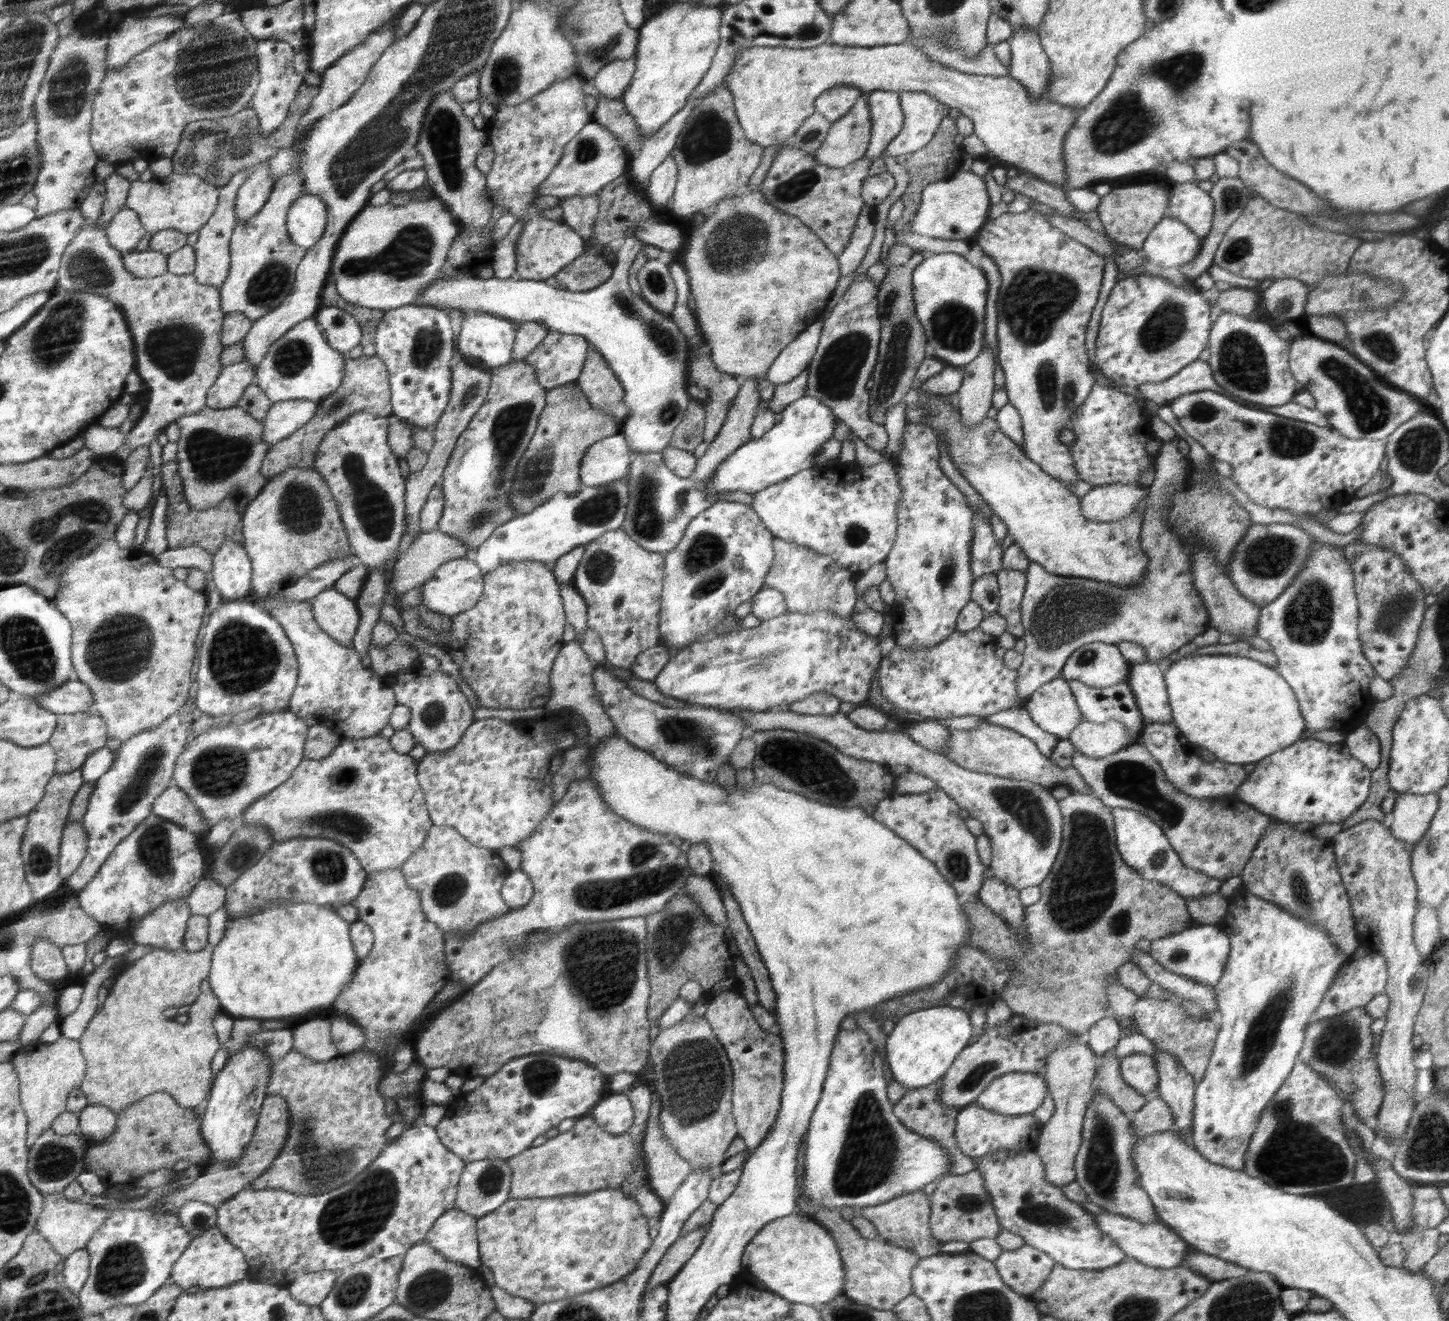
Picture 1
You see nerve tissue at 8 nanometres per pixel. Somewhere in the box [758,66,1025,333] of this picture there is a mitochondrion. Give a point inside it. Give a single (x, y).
(793, 189)

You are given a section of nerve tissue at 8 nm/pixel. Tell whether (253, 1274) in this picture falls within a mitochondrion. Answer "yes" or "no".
no

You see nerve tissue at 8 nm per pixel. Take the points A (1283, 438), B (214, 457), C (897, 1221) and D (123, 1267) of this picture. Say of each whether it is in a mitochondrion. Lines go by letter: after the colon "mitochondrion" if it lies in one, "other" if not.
A: mitochondrion
B: mitochondrion
C: other
D: mitochondrion

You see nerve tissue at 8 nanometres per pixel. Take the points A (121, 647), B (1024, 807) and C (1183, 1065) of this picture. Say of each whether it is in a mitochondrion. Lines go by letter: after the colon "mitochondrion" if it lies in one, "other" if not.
A: mitochondrion
B: mitochondrion
C: other

